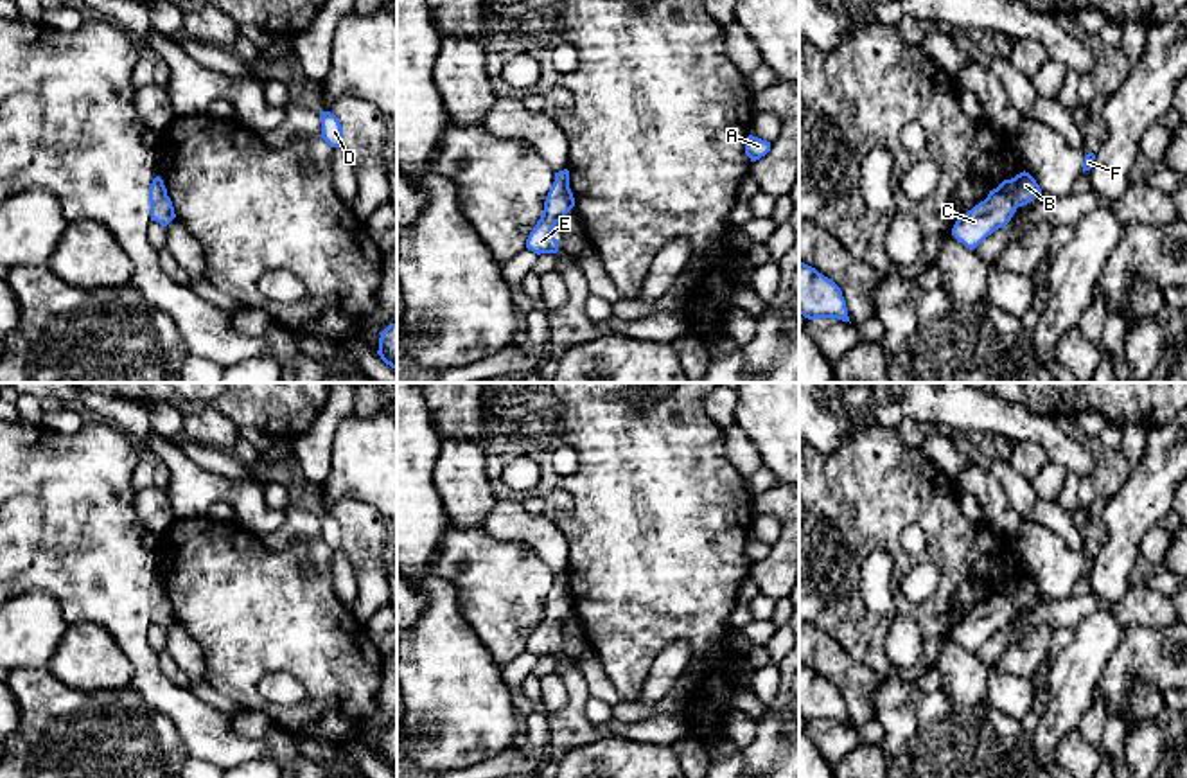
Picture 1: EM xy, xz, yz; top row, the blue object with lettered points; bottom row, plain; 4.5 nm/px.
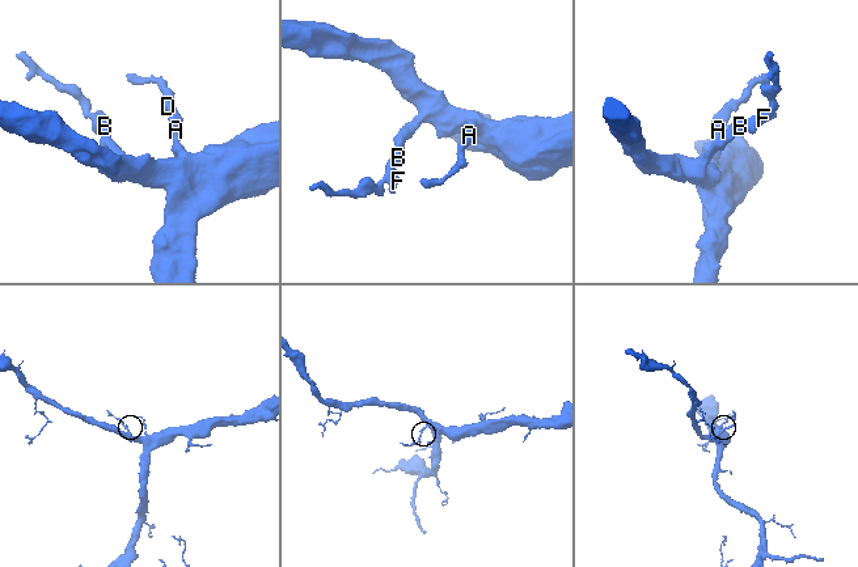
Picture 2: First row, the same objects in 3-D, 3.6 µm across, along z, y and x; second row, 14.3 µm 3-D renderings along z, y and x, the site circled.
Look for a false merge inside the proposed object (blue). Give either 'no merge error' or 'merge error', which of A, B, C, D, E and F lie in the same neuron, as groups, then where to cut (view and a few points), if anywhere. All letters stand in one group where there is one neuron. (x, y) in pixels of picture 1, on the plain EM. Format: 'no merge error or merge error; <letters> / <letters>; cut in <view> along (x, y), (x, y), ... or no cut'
no merge error; A B C D E F; no cut

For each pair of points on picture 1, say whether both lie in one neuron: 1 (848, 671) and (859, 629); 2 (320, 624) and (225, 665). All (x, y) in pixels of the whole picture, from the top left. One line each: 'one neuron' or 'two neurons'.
1: two neurons
2: one neuron

